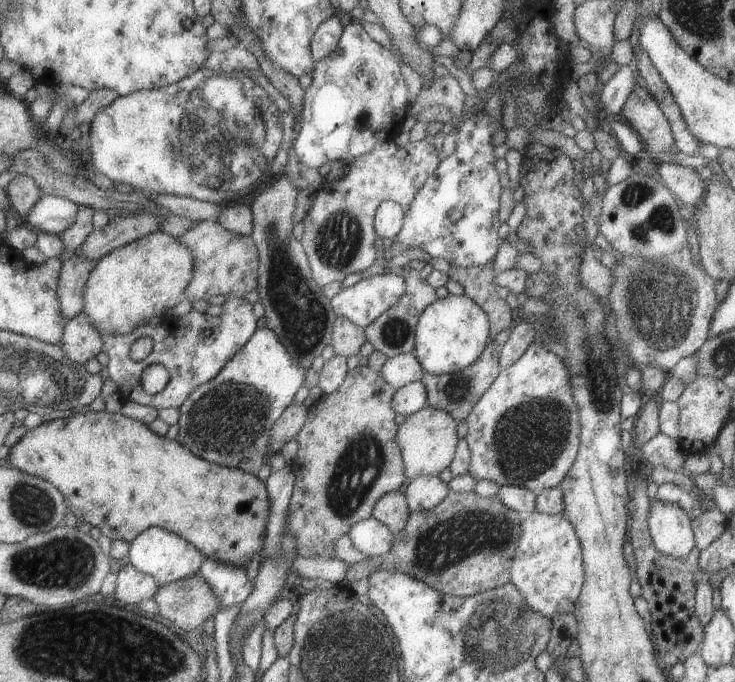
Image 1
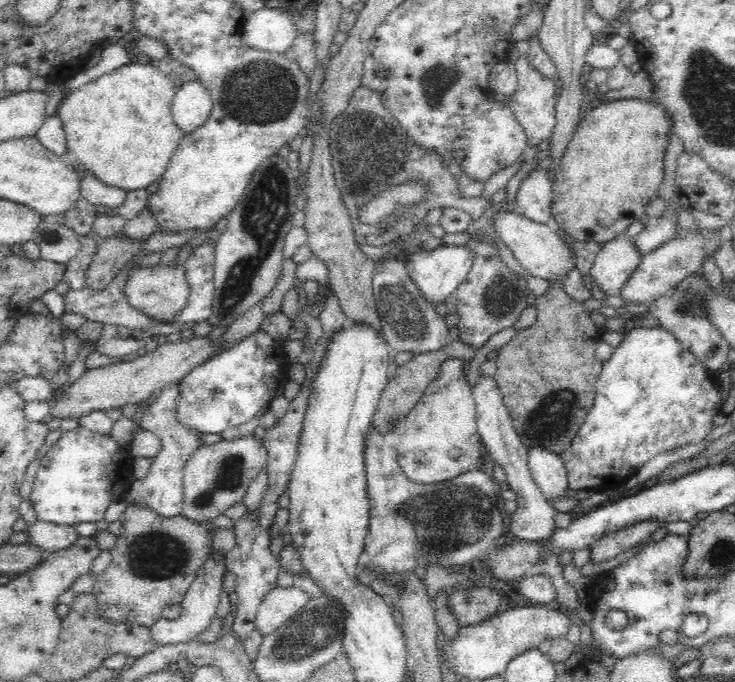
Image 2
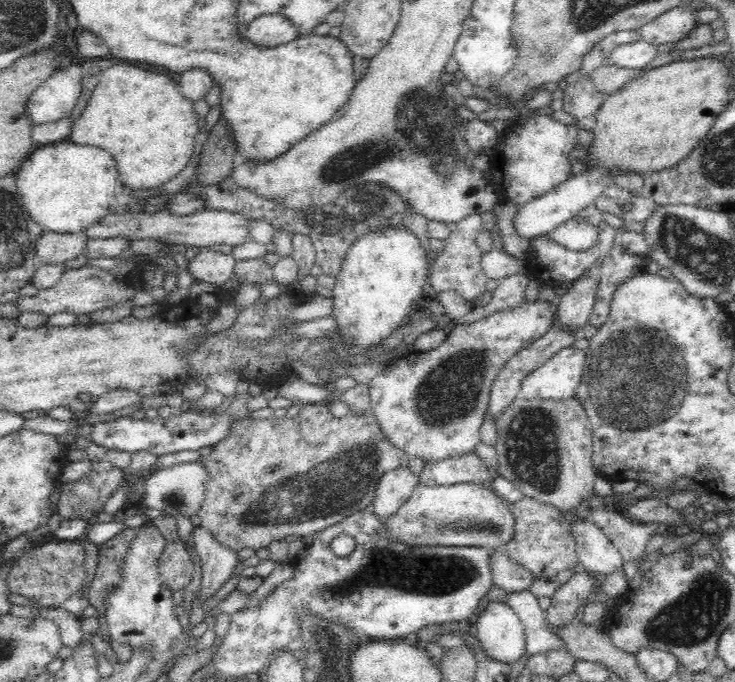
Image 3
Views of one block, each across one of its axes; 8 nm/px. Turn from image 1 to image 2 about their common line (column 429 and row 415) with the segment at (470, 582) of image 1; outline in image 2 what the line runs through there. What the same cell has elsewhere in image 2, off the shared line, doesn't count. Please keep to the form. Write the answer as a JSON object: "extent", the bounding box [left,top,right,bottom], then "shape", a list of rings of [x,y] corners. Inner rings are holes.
{"extent":[493,279,603,455],"shape":[[[562,279],[548,280],[546,292],[536,298],[535,310],[537,319],[496,350],[493,360],[497,371],[493,379],[497,382],[512,426],[522,444],[528,450],[547,448],[561,455],[570,448],[572,439],[586,420],[586,414],[594,406],[595,384],[603,365],[603,361],[595,355],[595,343],[600,339],[602,331],[592,321],[584,303],[568,295]]]}

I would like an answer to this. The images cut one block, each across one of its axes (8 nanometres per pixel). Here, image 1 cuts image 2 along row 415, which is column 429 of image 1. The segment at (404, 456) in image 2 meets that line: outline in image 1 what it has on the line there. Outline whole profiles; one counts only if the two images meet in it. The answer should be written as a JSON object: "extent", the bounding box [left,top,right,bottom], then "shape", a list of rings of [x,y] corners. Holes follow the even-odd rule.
{"extent":[395,404,458,480],"shape":[[[427,404],[405,417],[397,428],[395,444],[400,450],[406,478],[411,480],[419,475],[437,477],[441,470],[449,466],[458,441],[455,434],[456,424],[457,422],[451,418],[451,414],[447,414],[445,410],[435,410]]]}

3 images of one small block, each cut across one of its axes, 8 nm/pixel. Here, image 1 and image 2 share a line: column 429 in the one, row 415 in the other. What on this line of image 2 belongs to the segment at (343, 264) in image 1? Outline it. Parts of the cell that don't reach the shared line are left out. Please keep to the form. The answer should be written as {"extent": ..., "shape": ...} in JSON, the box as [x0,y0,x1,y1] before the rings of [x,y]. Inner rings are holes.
{"extent":[122,382,202,517],"shape":[[[179,382],[162,388],[160,393],[160,398],[142,406],[143,415],[140,429],[152,432],[156,438],[160,439],[160,450],[156,453],[156,456],[153,456],[153,461],[146,476],[142,479],[132,479],[122,499],[127,506],[141,504],[160,516],[172,517],[180,515],[182,512],[184,467],[190,454],[201,446],[199,438],[202,434],[184,428],[175,416],[175,402],[179,398]]]}

